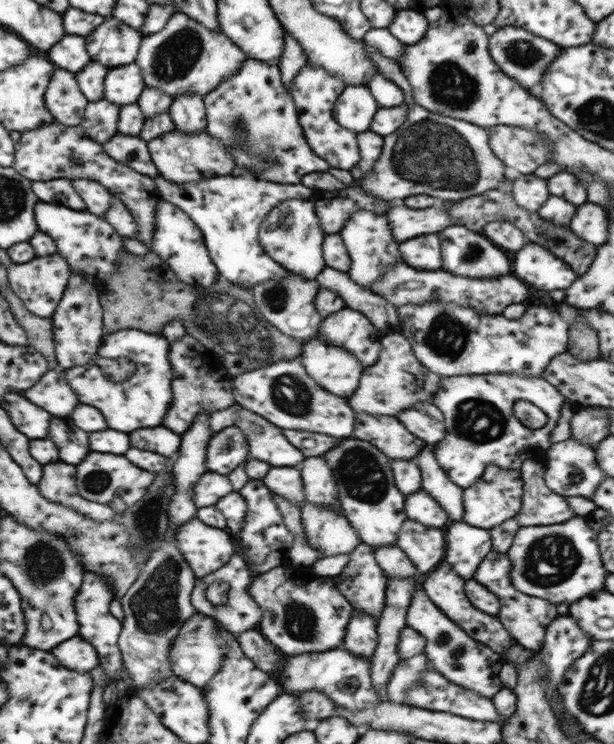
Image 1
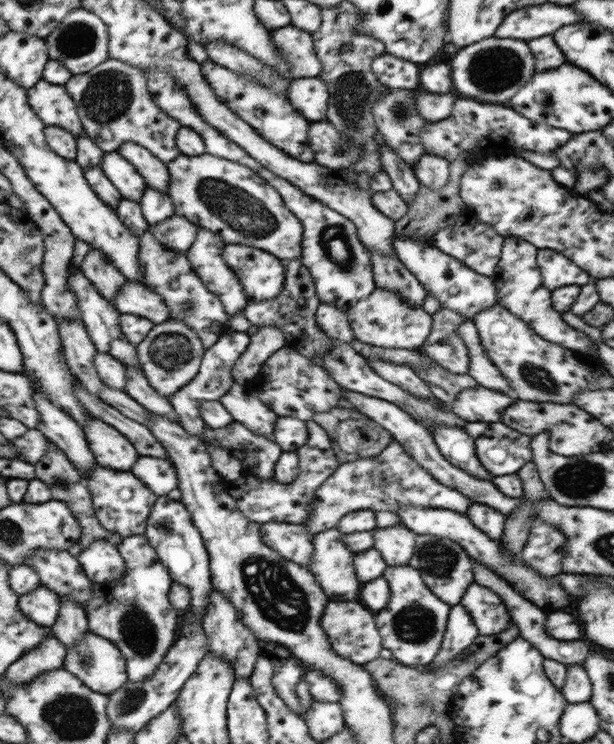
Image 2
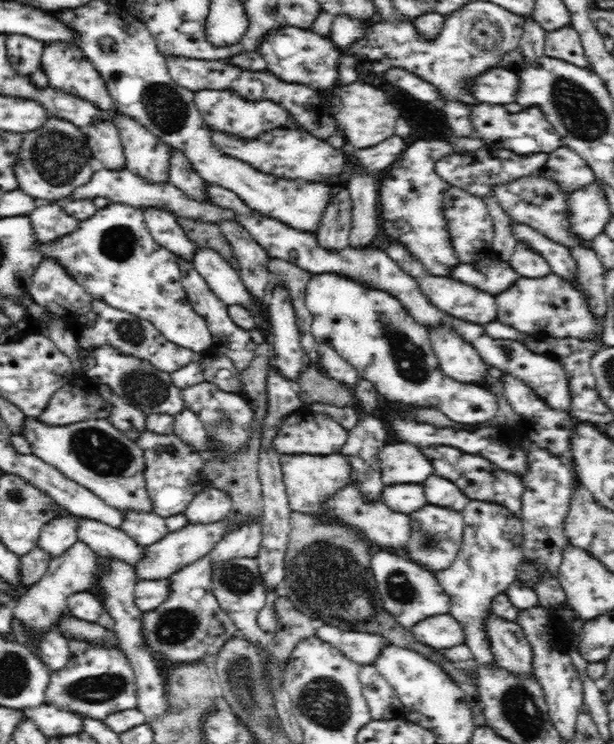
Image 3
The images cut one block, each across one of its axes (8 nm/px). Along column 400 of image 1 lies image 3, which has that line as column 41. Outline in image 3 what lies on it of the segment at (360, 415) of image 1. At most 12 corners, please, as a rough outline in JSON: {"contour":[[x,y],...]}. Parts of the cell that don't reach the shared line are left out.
{"contour":[[25,417],[34,456],[120,511],[152,513],[135,435]]}

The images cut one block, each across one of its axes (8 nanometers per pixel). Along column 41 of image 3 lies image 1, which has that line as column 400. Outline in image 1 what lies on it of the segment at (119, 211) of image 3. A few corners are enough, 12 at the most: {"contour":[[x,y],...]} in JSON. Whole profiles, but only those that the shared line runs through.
{"contour":[[436,234],[405,240],[403,262],[416,270],[442,266]]}

